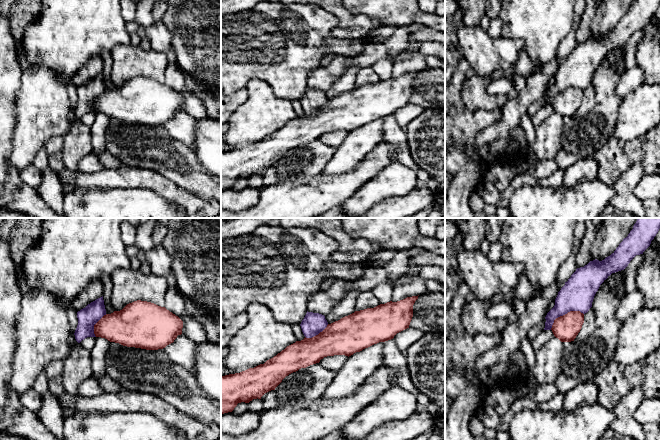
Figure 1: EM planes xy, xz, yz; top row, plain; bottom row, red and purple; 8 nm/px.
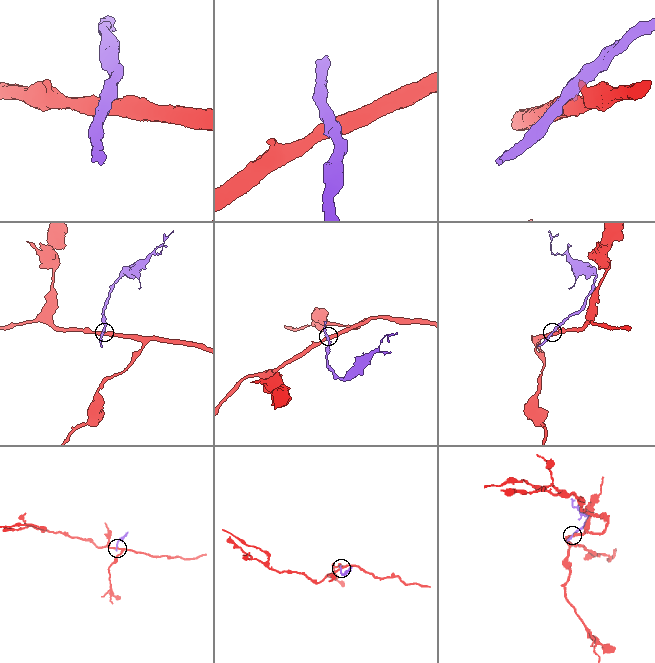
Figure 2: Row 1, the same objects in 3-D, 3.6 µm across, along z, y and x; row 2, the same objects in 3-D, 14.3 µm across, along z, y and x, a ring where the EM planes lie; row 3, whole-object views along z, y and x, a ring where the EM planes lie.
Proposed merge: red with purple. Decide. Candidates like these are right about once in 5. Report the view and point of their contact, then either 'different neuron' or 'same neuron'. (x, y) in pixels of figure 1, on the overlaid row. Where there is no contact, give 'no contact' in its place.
contact yz (565, 314); different neuron

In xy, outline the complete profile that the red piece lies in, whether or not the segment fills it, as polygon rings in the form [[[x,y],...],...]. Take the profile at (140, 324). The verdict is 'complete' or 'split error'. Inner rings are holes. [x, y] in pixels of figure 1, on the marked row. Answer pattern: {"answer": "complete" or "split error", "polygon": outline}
{"answer": "complete", "polygon": [[[137,300],[127,304],[120,311],[104,315],[94,325],[94,334],[96,337],[105,338],[123,346],[158,350],[173,343],[177,336],[182,334],[182,328],[183,321],[165,307]]]}

